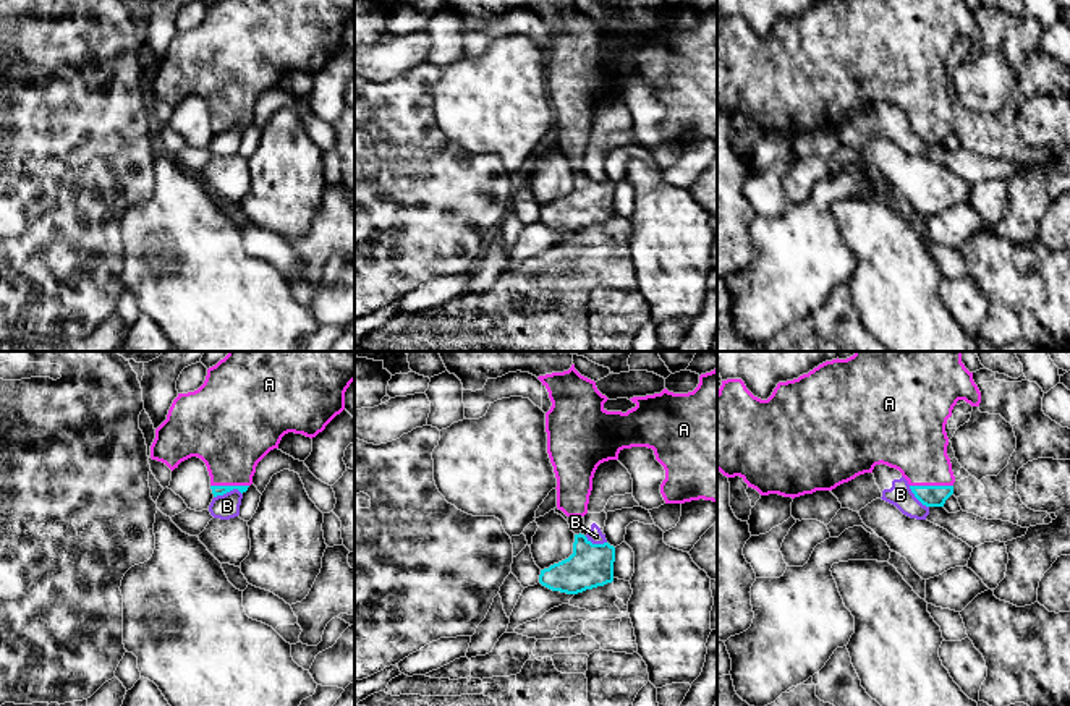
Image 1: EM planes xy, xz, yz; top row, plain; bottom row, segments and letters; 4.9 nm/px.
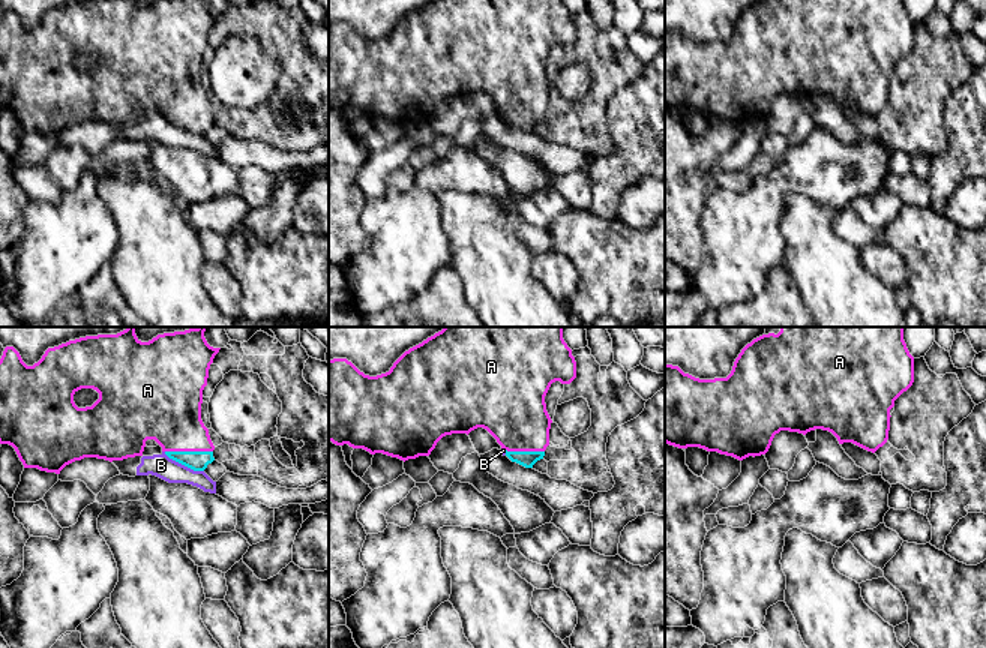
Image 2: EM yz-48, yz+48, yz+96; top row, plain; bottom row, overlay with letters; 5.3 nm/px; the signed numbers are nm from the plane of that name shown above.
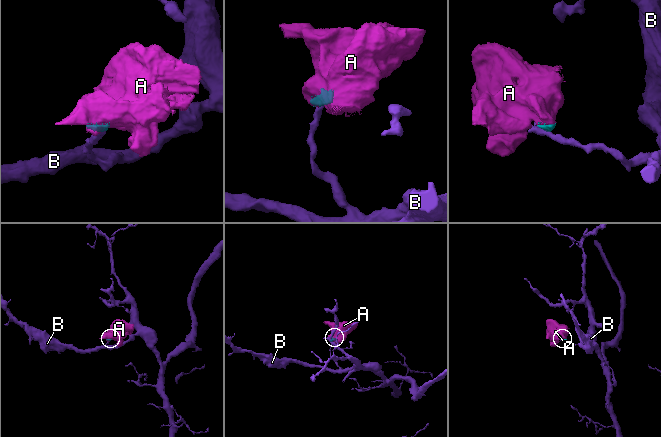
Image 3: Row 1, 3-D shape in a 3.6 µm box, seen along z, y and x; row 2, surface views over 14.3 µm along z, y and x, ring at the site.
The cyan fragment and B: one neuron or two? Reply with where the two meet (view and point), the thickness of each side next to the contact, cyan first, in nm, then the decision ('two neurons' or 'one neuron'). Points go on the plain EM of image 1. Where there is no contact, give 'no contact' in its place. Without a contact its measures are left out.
xy (227, 128) | 50/120 nm | two neurons

